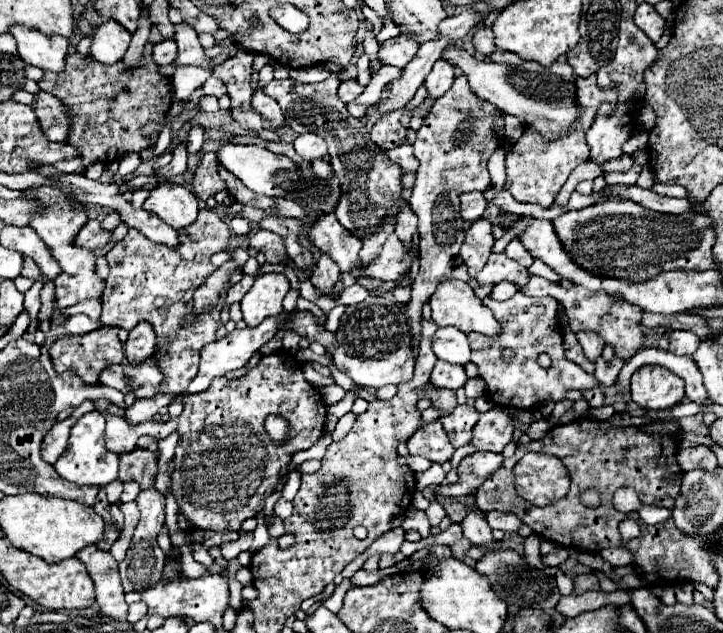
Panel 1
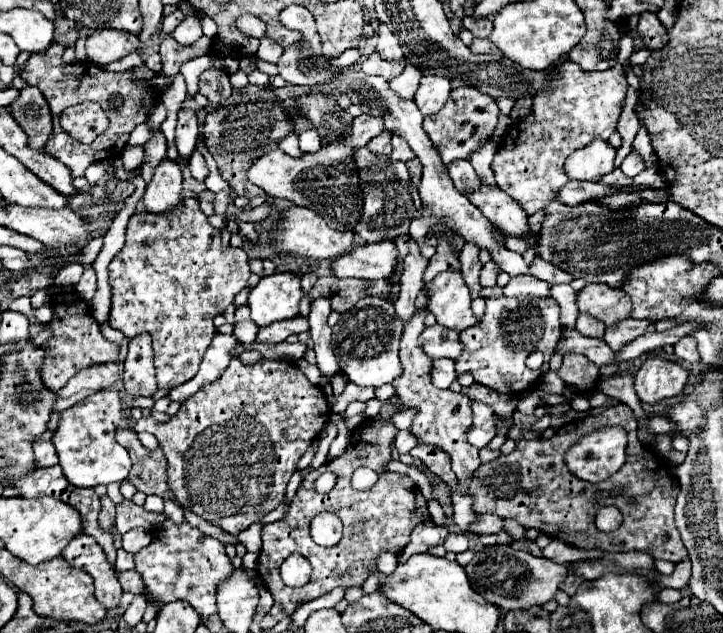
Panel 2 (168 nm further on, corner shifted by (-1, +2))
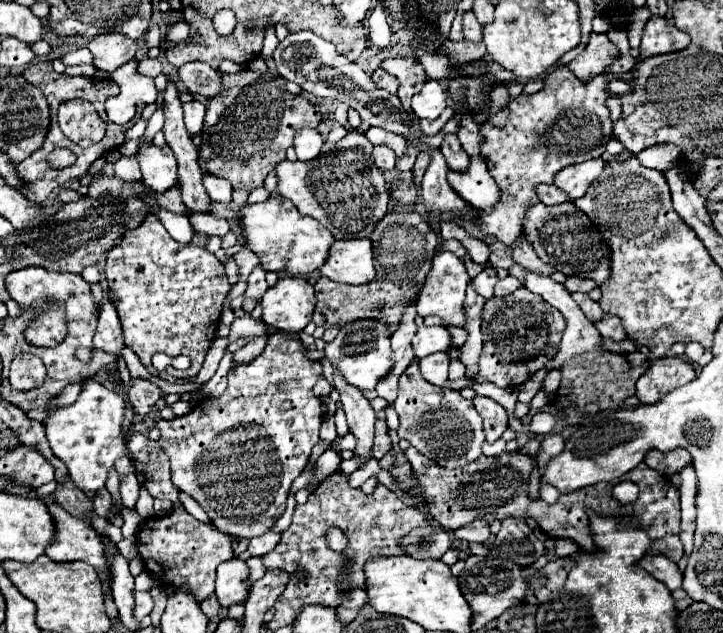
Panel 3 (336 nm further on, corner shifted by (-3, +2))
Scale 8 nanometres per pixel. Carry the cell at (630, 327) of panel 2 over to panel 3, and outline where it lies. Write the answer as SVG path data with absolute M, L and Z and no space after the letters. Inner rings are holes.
M604 315L598 323L596 323L598 331L602 337L610 337L614 341L624 341L624 327L620 325L618 317L612 315Z

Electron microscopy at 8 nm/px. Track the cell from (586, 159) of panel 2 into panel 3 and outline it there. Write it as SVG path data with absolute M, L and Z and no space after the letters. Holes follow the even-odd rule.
M596 159L596 161L584 161L580 165L570 165L568 169L556 173L554 185L566 193L568 201L576 201L584 197L592 181L598 179L598 175L604 169L604 163L606 163L604 159Z

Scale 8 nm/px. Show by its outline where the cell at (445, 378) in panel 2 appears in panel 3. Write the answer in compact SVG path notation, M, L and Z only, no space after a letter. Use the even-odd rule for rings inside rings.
M432 353L424 359L418 359L420 375L432 385L444 385L448 379L448 353Z

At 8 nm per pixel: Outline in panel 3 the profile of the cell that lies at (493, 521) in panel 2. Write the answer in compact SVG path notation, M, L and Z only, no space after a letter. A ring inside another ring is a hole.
M472 521L460 529L454 531L456 539L460 541L468 541L468 543L486 543L488 537L490 537L490 529L488 529L488 523L486 521Z

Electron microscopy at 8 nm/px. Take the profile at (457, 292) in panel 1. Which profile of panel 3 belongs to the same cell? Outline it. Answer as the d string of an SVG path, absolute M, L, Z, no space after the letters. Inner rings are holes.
M438 253L434 257L434 263L432 263L432 271L428 273L428 279L418 295L418 301L416 301L416 311L418 315L422 317L428 317L428 315L438 315L446 321L446 325L454 325L454 327L464 327L464 309L462 309L462 303L464 303L464 295L466 295L466 287L470 283L470 277L466 273L466 267L464 263L454 255L454 253Z

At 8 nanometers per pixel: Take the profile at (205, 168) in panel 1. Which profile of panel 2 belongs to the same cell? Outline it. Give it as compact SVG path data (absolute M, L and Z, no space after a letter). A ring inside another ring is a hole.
M202 191L202 193L198 193L198 201L200 201L200 209L210 217L212 213L214 213L214 193L212 191Z

